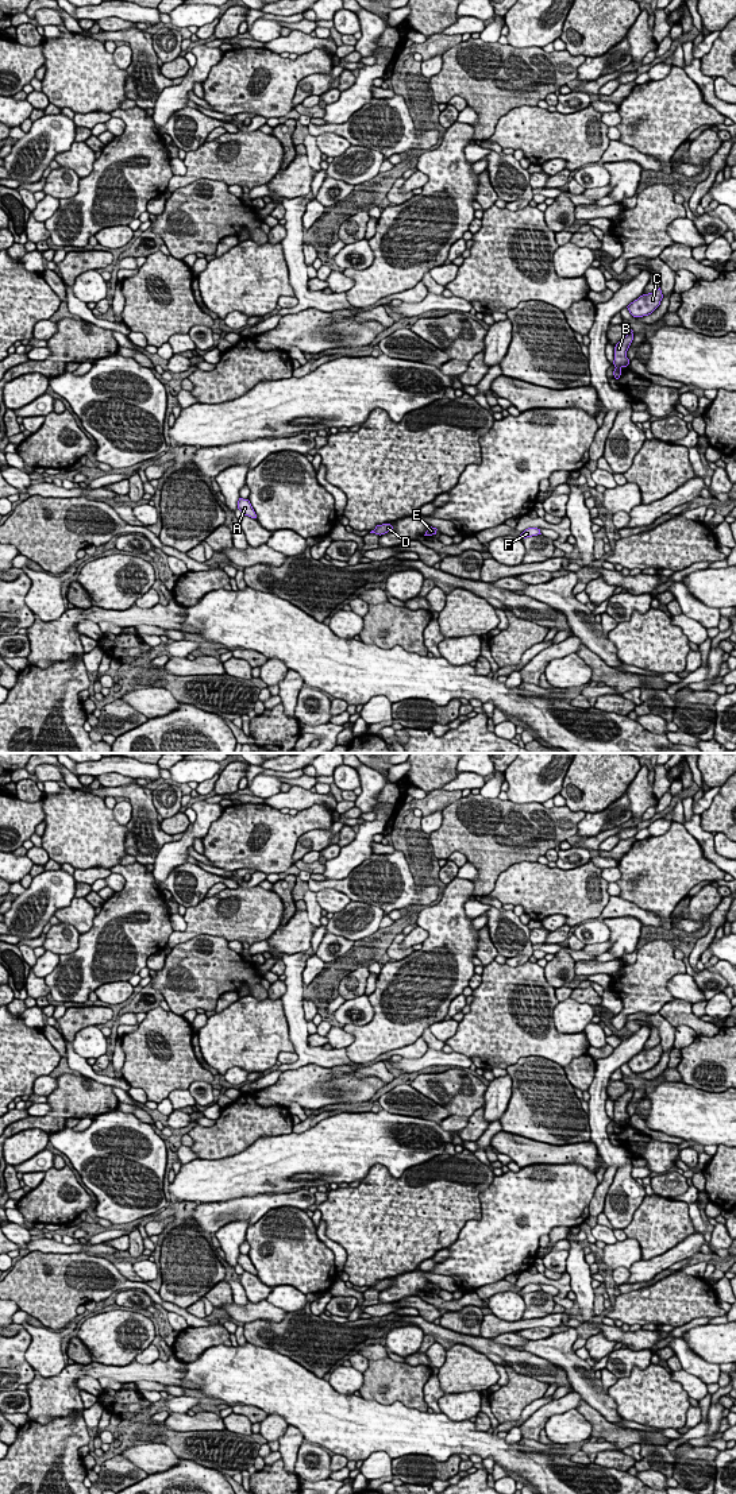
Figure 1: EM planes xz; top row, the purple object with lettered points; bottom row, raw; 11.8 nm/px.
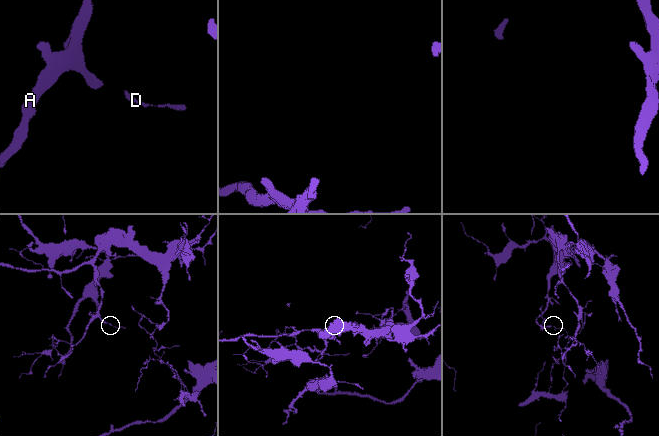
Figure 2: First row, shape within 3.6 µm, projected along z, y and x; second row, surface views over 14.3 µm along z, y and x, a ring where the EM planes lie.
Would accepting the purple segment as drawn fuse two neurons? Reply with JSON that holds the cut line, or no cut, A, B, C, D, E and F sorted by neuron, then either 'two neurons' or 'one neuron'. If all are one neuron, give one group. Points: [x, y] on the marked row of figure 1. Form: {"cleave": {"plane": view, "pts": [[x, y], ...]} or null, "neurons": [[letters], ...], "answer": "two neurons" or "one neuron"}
{"cleave": {"plane": "xz", "pts": [[616, 366], [620, 367]]}, "neurons": [["A", "B", "C", "D", "E"], ["F"]], "answer": "two neurons"}

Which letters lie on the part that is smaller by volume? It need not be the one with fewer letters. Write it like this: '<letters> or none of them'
F

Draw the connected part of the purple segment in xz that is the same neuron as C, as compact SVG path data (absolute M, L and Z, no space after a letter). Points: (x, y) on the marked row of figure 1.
M660 287L652 293L643 294L627 308L633 317L643 317L651 314L659 305L663 298Z

